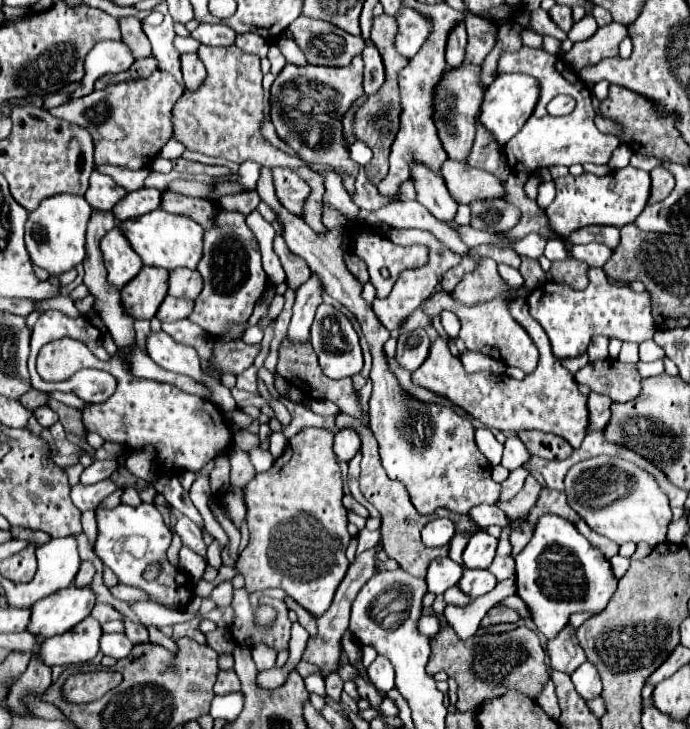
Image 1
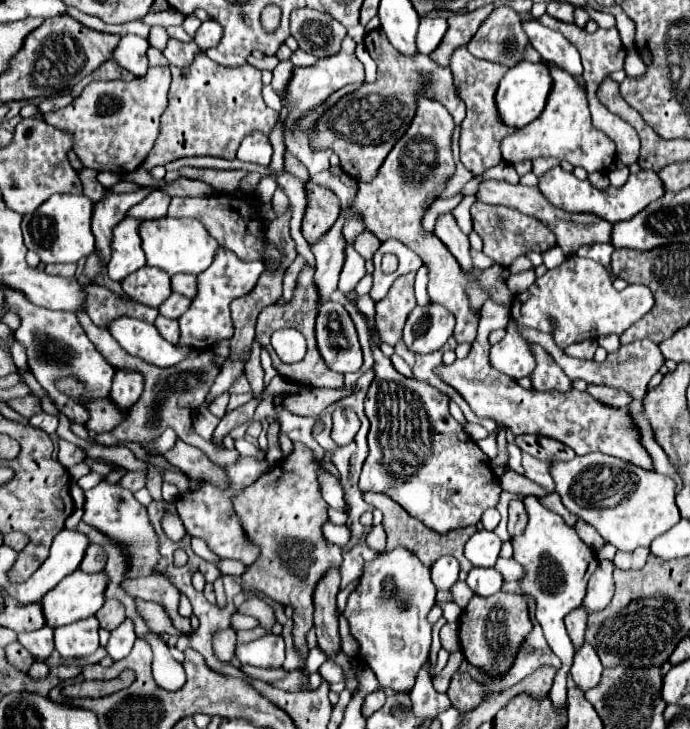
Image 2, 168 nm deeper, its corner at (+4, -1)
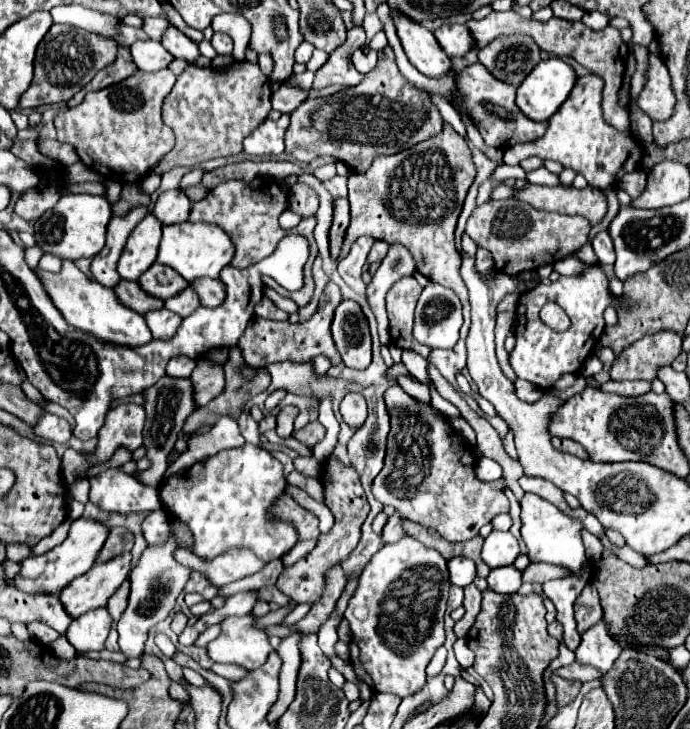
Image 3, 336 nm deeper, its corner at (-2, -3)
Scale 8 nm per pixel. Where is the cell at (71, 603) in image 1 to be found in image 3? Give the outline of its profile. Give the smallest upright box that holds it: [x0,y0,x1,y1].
[59,553,131,619]

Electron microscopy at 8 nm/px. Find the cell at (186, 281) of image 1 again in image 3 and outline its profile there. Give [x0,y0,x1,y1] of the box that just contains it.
[189,279,225,307]

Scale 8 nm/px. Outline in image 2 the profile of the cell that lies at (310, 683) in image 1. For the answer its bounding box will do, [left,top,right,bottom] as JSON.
[307,647,327,673]

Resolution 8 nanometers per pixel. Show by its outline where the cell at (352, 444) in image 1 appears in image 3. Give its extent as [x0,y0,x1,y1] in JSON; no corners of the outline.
[341,393,367,429]

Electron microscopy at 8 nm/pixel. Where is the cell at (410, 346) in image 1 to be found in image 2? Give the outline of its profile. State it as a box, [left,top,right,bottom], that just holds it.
[403,303,455,353]

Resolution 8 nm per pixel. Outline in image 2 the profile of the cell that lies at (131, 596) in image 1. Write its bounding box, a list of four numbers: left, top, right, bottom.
[135,599,185,637]

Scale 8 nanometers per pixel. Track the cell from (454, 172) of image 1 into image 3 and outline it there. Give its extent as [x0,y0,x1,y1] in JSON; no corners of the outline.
[513,183,607,227]

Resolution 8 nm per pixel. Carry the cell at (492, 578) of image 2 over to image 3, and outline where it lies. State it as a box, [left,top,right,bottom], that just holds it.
[487,565,521,595]

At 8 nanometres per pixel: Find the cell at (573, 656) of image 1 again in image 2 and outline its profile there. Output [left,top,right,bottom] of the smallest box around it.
[567,607,587,647]

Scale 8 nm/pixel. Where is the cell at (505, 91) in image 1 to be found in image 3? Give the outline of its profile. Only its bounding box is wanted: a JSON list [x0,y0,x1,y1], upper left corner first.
[517,59,575,121]

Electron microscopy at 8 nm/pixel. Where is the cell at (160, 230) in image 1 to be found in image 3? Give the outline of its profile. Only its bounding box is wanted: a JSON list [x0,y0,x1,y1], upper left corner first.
[157,223,233,281]

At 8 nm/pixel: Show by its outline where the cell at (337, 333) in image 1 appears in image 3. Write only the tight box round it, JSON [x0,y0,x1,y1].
[331,299,371,369]

